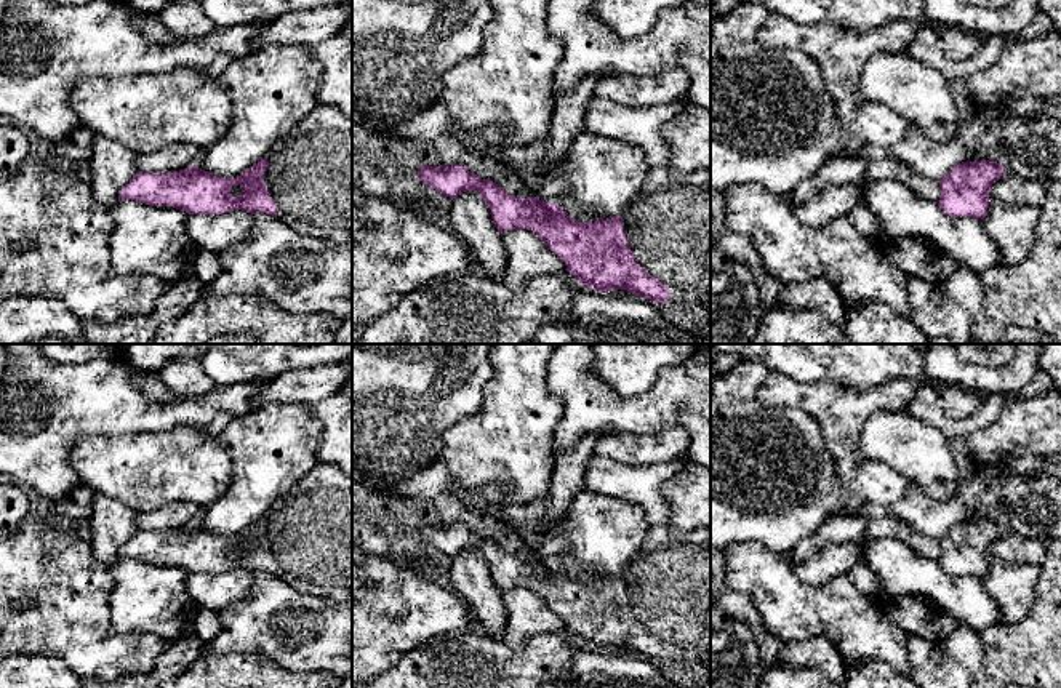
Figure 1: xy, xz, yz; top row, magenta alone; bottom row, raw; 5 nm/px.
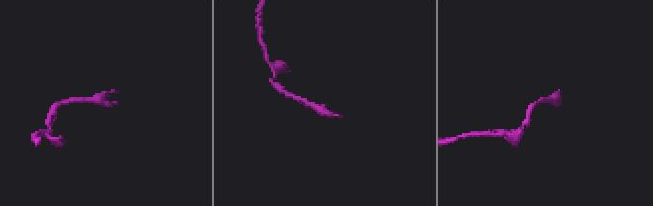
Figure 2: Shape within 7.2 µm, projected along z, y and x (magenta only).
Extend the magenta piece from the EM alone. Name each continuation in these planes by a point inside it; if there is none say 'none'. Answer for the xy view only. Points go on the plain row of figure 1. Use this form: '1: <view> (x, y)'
1: xy (309, 536)

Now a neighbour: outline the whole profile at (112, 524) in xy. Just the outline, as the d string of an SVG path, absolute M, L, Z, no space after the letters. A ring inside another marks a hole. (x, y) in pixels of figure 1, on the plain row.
M91 491L91 534L94 557L107 566L118 560L120 549L136 534L138 512L102 493Z

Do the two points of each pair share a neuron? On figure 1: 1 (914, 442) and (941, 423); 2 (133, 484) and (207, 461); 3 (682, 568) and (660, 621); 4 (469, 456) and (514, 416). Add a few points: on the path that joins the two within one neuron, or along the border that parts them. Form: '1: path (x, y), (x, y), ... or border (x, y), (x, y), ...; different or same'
1: border (906, 410), (933, 424), (948, 439); different
2: path (151, 469), (189, 464); same
3: path (682, 581), (682, 594), (668, 608); same
4: path (480, 450), (503, 428); same

